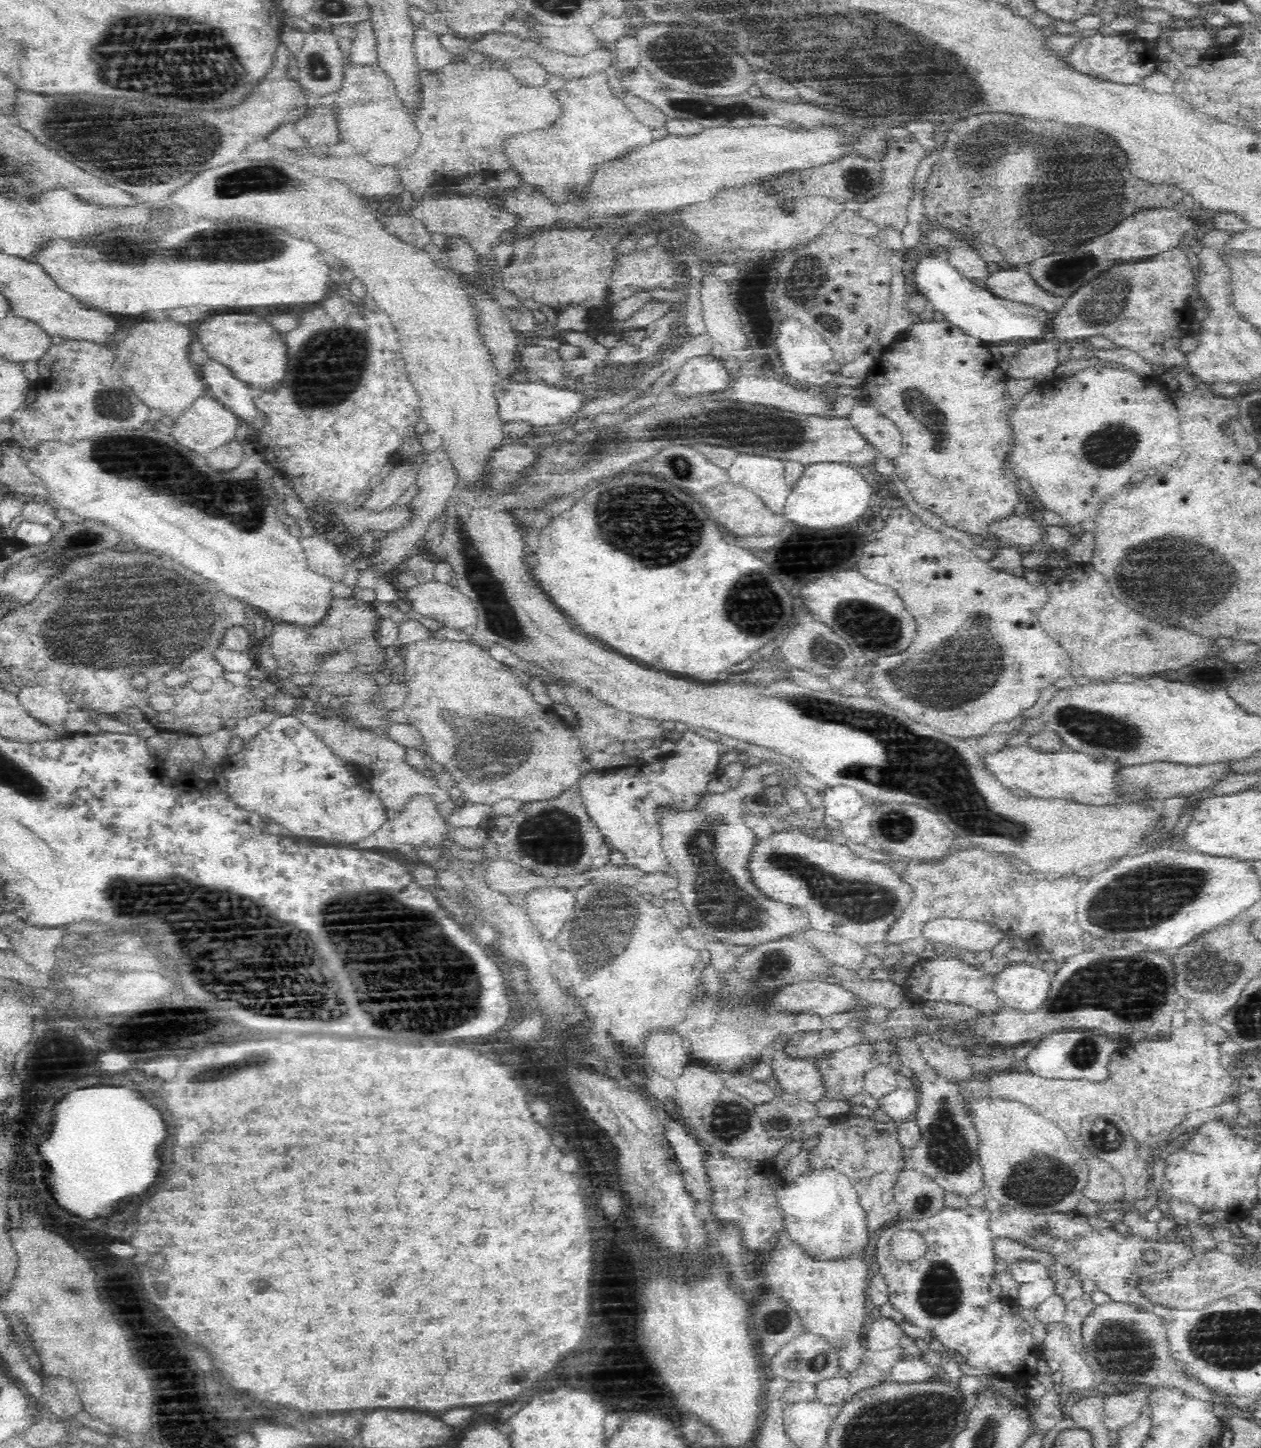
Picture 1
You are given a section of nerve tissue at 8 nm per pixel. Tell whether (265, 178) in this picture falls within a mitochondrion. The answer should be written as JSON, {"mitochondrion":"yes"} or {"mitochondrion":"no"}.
{"mitochondrion":"yes"}

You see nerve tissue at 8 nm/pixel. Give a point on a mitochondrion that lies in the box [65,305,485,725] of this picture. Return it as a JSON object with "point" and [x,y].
{"point":[156,465]}

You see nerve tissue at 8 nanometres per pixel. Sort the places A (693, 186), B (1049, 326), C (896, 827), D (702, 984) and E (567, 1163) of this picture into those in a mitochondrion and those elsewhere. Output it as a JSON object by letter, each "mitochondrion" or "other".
{"A":"other","B":"other","C":"mitochondrion","D":"other","E":"other"}

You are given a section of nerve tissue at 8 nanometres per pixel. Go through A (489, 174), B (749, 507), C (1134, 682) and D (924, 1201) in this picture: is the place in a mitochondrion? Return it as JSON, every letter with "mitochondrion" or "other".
{"A":"other","B":"other","C":"other","D":"mitochondrion"}

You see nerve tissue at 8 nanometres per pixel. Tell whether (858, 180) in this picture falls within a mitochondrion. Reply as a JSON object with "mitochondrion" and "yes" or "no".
{"mitochondrion":"yes"}

